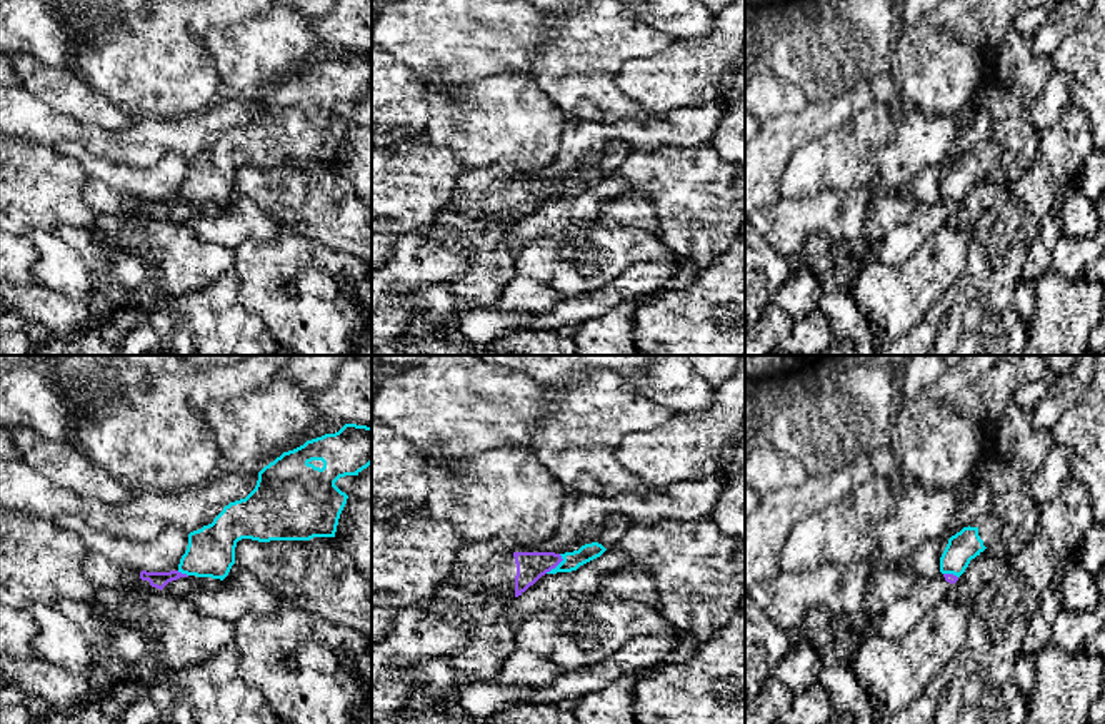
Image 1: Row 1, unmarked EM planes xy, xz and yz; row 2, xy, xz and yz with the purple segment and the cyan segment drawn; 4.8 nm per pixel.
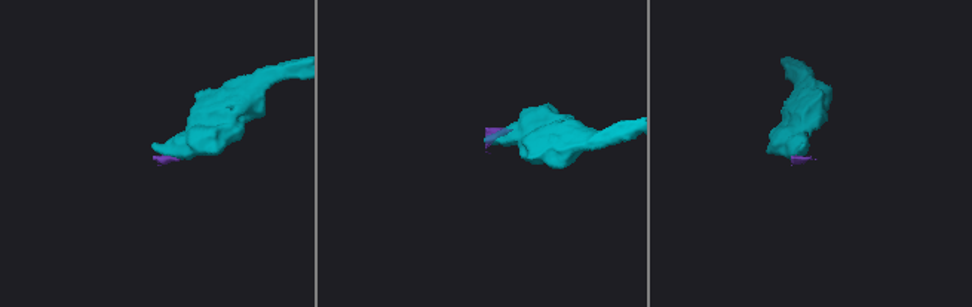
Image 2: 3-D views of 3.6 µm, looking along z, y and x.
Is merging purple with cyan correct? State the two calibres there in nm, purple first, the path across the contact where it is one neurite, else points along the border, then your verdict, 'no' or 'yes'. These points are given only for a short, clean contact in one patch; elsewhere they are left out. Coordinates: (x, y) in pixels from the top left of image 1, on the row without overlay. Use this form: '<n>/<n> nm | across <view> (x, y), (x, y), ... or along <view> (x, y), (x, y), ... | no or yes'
140/90 nm | along xz (560, 180), (562, 186), (545, 199) | no

